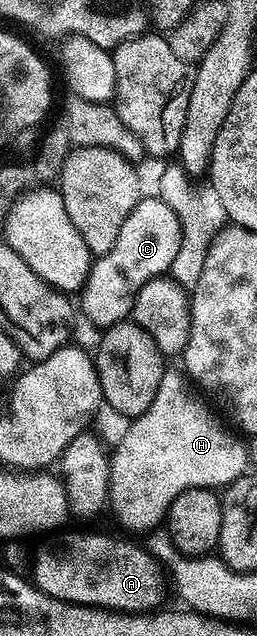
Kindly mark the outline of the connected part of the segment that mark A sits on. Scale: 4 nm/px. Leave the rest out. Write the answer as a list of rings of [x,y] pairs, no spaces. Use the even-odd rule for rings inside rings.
[[[62,531],[54,535],[31,556],[31,583],[43,594],[72,604],[86,604],[88,608],[108,608],[115,612],[144,614],[162,607],[161,599],[167,592],[167,576],[155,556],[144,547],[129,540],[116,540],[101,532]]]

